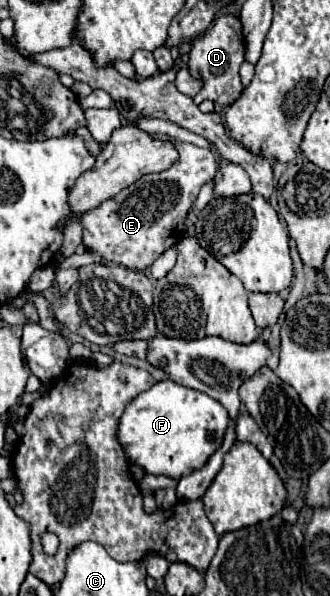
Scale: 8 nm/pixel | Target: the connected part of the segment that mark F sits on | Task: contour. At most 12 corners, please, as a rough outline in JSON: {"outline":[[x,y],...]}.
{"outline":[[167,379],[125,407],[119,443],[181,479],[219,449],[219,401]]}

